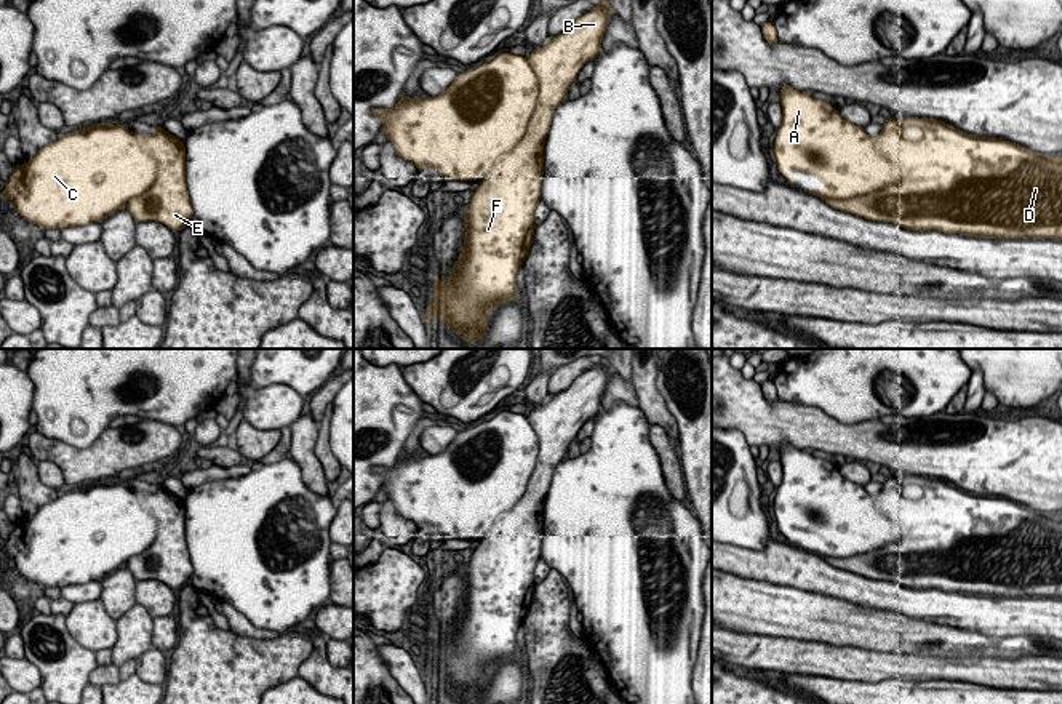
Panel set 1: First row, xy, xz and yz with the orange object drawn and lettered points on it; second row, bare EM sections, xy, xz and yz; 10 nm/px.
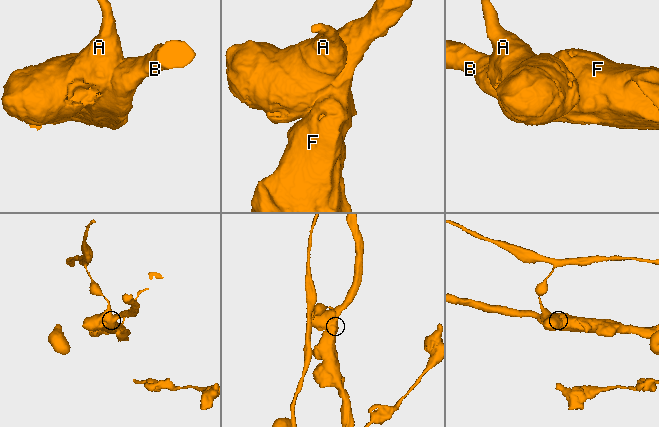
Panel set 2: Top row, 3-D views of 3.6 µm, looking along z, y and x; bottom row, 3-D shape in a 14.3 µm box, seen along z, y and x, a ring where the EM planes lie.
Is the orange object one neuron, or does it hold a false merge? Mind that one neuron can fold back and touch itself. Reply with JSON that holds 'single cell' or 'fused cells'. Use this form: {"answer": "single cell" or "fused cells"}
{"answer": "fused cells"}

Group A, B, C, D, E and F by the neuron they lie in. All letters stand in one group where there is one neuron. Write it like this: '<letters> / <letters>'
A C / B D E F

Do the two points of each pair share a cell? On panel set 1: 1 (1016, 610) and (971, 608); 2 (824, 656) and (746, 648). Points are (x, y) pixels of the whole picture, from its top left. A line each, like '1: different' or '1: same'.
1: same
2: same

